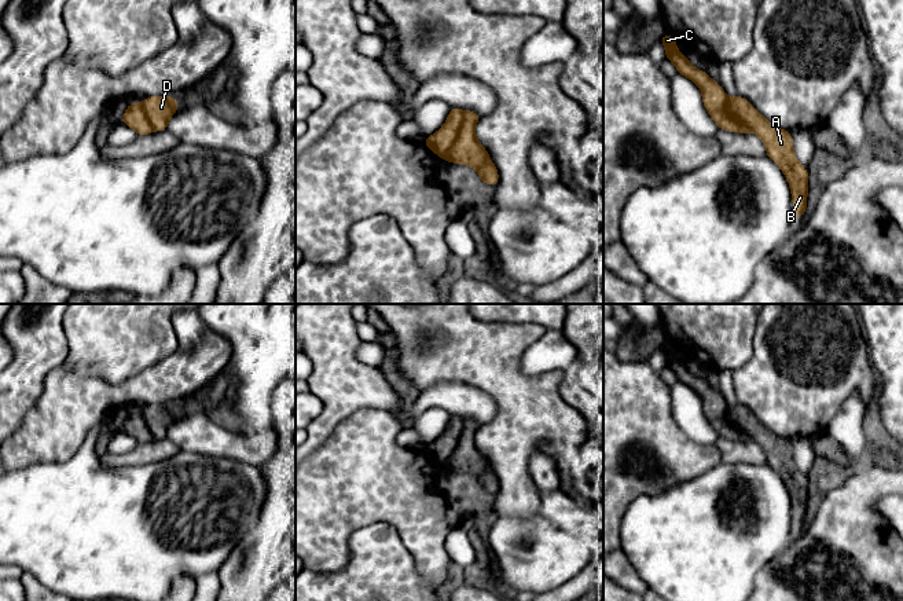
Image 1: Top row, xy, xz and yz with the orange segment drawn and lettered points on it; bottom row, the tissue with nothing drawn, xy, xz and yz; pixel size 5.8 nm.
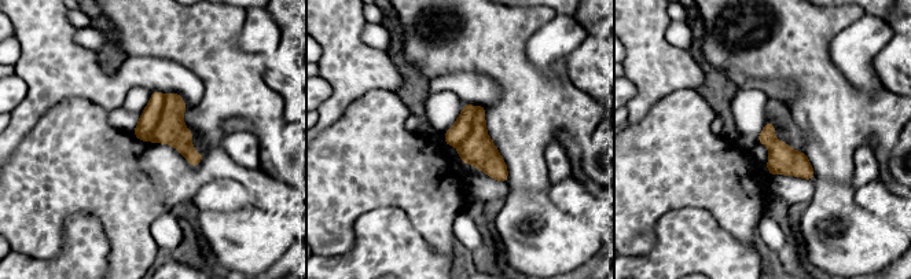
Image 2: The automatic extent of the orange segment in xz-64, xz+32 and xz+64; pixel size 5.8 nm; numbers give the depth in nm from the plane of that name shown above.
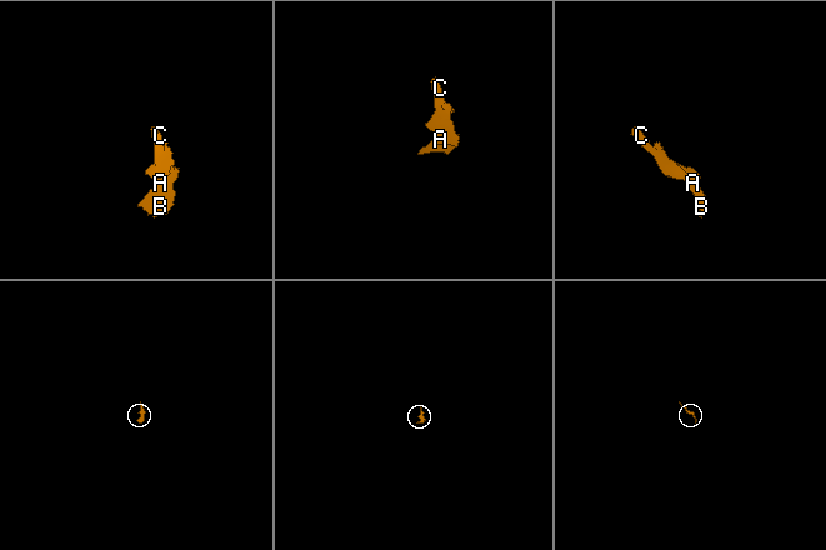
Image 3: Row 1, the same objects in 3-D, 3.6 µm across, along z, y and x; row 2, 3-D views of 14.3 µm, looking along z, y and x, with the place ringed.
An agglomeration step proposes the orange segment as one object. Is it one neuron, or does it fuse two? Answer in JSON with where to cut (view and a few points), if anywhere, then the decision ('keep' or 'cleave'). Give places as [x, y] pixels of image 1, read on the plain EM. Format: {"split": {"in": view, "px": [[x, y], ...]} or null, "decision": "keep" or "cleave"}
{"split": {"in": "xz", "px": [[463, 420], [458, 446], [443, 465]]}, "decision": "cleave"}

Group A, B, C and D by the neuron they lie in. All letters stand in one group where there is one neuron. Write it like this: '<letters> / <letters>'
A B D / C

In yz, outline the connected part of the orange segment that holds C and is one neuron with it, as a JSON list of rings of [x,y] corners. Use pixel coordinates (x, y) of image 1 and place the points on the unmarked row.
[[[669,341],[662,344],[660,349],[665,355],[665,366],[668,366],[675,373],[678,381],[690,386],[700,395],[704,414],[719,437],[741,441],[752,440],[745,432],[741,432],[730,421],[730,406],[723,399],[722,393],[713,389],[705,380],[695,377],[687,369],[687,364],[678,359],[676,349]]]

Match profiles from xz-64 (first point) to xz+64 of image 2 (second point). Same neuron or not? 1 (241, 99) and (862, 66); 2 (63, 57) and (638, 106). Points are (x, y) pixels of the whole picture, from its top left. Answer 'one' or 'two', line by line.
1: two
2: one

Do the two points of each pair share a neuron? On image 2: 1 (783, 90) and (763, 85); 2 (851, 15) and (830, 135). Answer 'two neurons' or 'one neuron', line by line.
1: one neuron
2: one neuron

